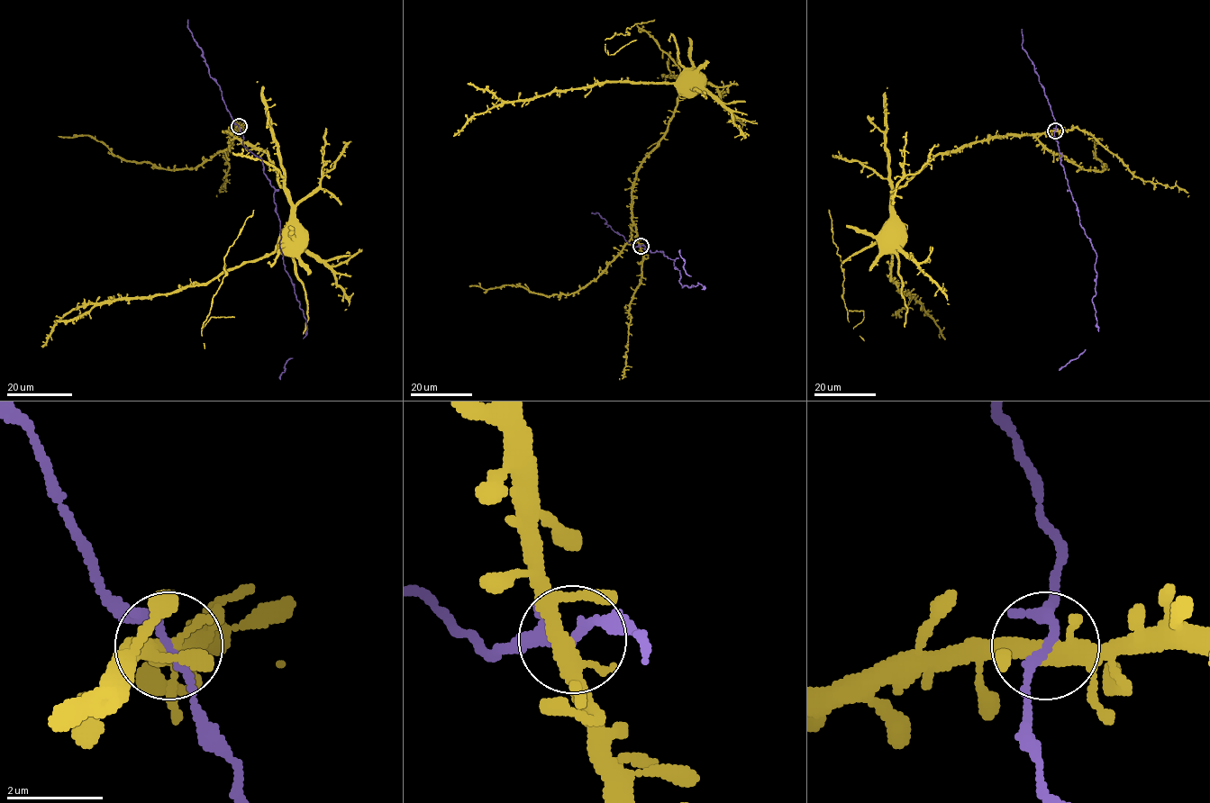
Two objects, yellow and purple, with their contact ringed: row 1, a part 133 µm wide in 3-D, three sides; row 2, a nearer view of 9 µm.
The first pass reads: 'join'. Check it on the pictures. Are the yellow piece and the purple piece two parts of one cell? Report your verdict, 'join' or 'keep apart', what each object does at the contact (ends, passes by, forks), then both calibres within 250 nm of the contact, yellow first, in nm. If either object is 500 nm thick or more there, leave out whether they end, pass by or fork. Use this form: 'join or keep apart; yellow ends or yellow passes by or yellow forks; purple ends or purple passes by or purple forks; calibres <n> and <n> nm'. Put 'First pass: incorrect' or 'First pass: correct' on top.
First pass: correct
join; yellow forks; purple forks; calibres 320 and 150 nm

